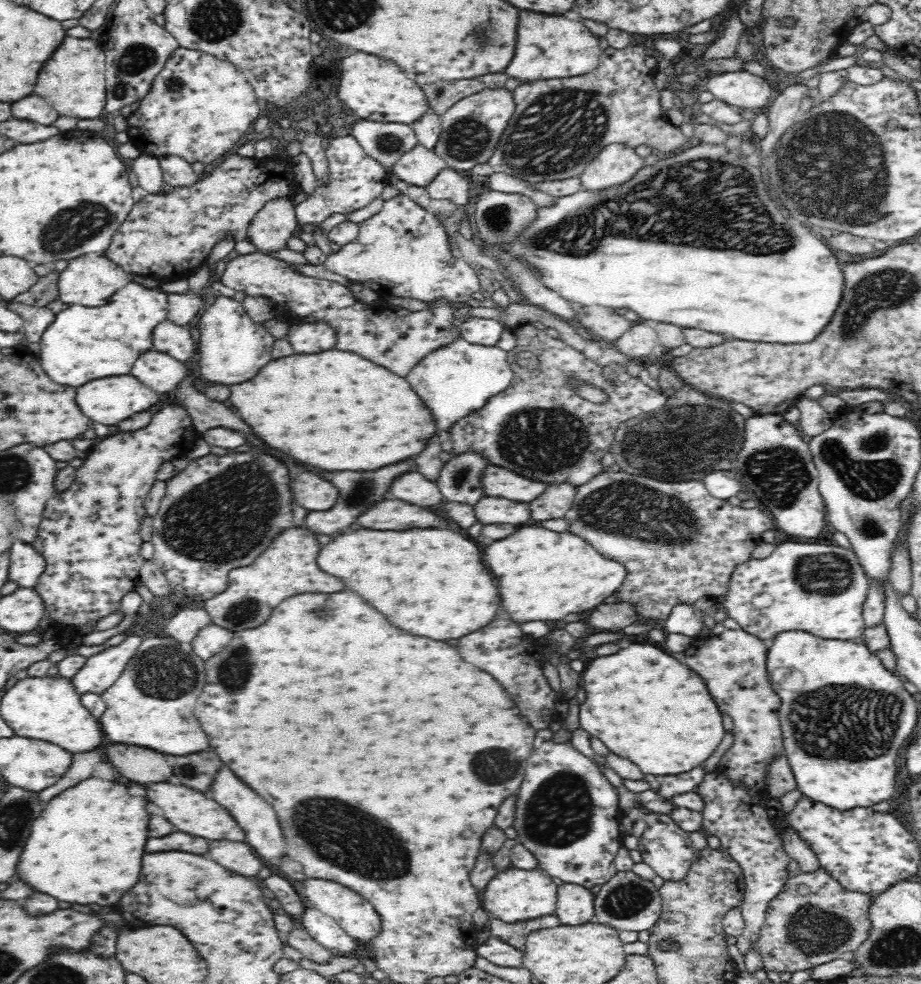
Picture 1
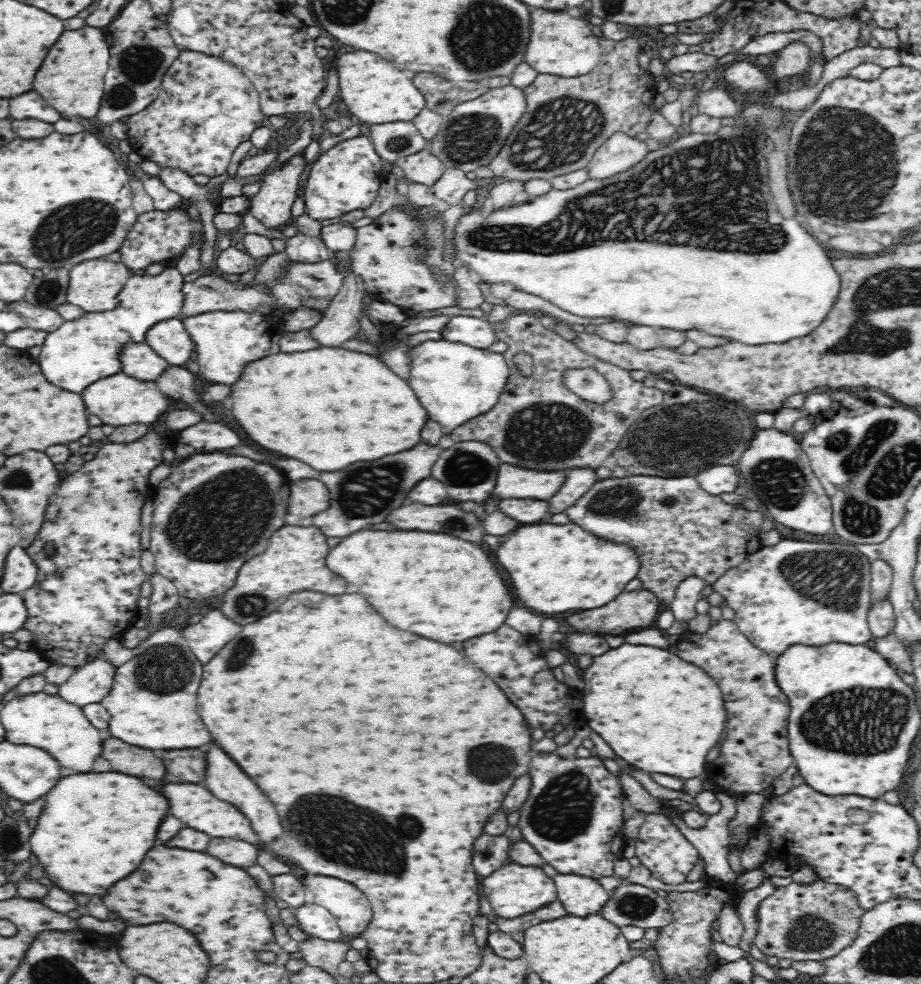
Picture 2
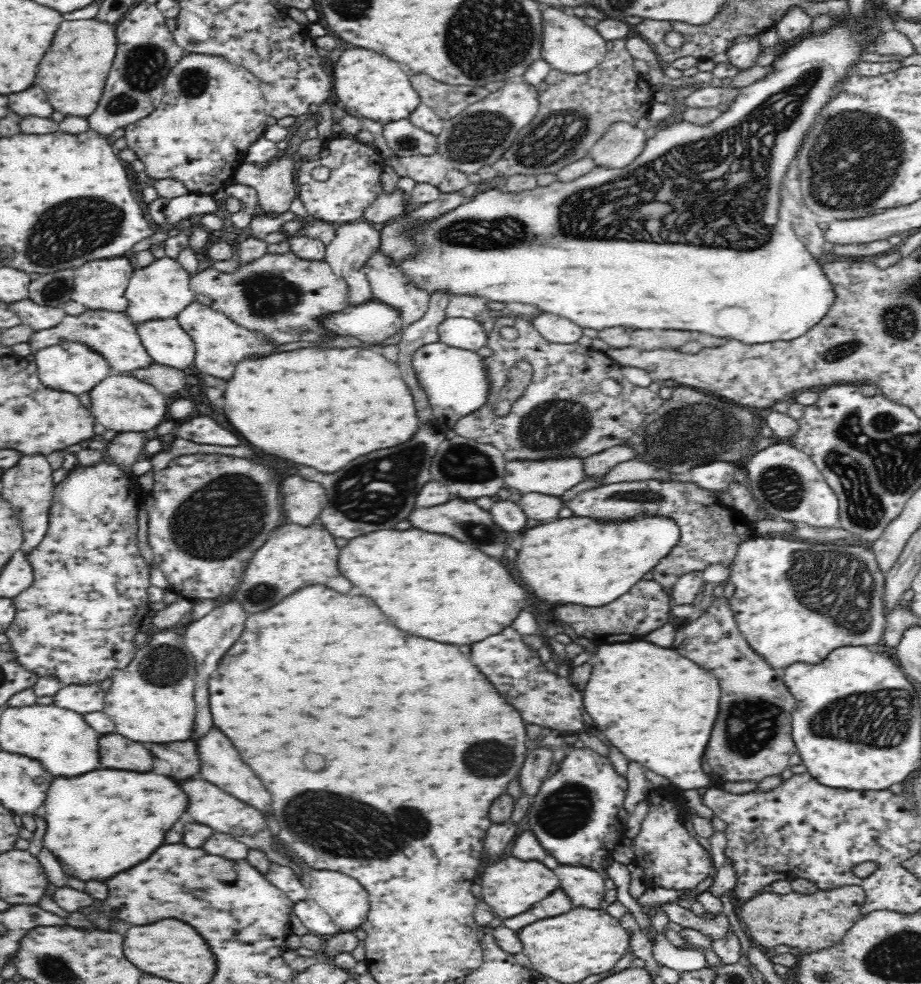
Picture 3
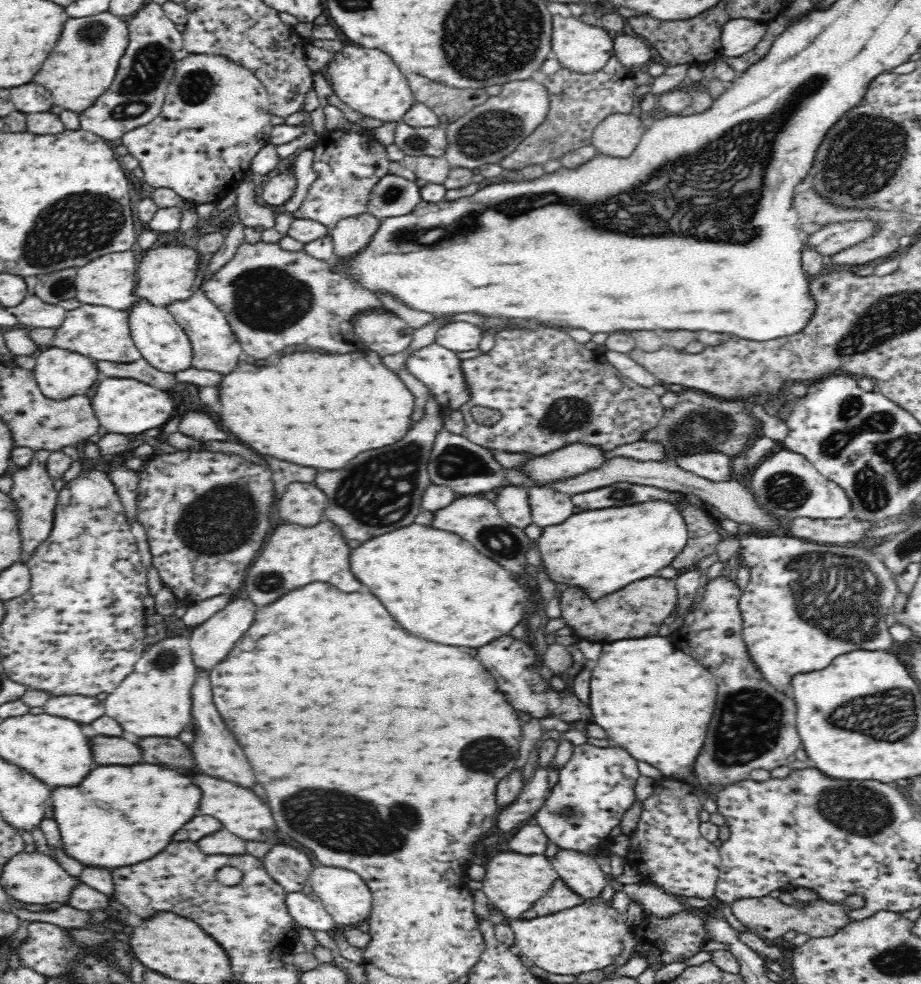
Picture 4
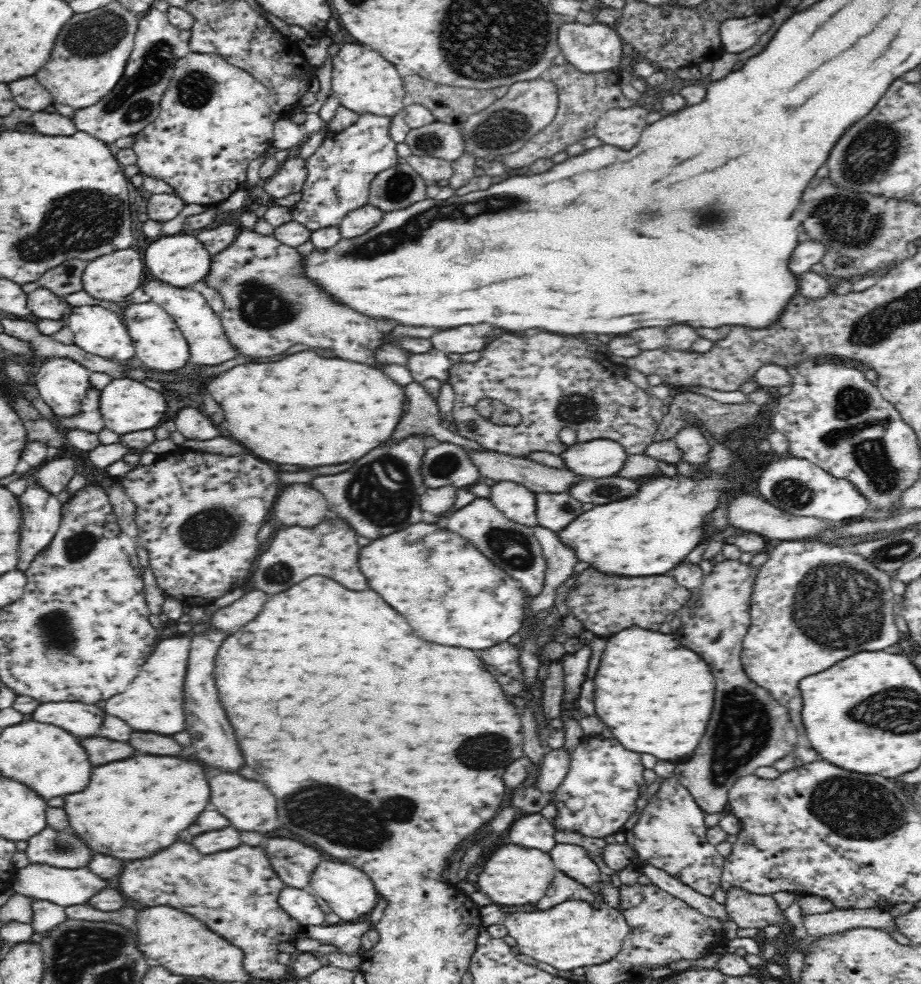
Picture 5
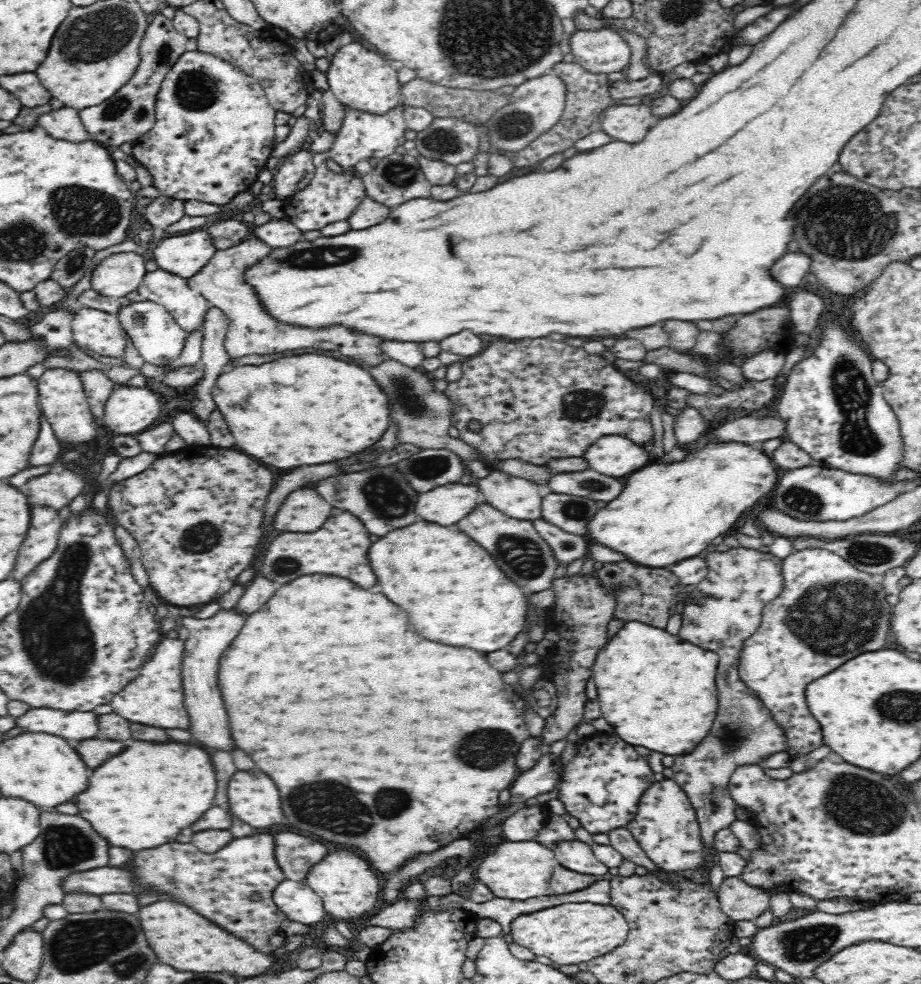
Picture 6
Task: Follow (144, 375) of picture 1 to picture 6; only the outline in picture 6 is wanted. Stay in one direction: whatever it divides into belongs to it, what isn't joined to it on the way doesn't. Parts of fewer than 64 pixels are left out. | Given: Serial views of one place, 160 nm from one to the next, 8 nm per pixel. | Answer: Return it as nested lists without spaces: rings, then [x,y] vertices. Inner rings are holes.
[[[82,306],[74,318],[73,340],[77,345],[112,358],[120,358],[126,352],[128,335],[124,332],[117,313],[110,314]]]

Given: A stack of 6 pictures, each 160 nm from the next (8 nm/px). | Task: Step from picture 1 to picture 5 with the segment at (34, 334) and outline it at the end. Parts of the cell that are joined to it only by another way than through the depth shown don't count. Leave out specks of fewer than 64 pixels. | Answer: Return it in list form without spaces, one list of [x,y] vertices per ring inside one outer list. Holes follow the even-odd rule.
[[[43,286],[27,295],[27,307],[39,320],[65,319],[73,309],[63,298]]]

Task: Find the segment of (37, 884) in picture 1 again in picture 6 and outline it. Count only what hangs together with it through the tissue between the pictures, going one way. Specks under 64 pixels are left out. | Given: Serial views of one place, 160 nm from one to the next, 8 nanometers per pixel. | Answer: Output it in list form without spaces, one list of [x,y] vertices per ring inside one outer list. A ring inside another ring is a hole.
[[[134,740],[118,756],[94,770],[86,792],[76,796],[79,815],[88,820],[96,832],[108,838],[110,846],[124,846],[130,850],[154,848],[172,842],[184,826],[190,826],[200,814],[204,814],[216,794],[216,772],[206,750],[194,744],[180,742],[144,742]]]

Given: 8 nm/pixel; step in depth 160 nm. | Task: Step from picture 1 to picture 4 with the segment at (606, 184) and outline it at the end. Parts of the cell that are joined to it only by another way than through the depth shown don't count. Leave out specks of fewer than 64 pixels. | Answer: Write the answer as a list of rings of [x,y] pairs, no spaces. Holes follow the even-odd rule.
[[[614,112],[598,123],[591,144],[599,154],[628,158],[647,130],[641,119],[633,113]]]

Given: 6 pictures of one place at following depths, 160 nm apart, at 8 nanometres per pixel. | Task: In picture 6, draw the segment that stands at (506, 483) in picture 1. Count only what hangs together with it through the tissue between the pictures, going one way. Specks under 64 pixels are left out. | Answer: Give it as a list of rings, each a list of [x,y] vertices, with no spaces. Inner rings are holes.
[[[610,434],[598,438],[596,444],[588,448],[584,458],[588,460],[590,468],[594,468],[600,474],[626,478],[626,474],[646,466],[653,457],[648,456],[644,446],[632,442],[625,436]]]

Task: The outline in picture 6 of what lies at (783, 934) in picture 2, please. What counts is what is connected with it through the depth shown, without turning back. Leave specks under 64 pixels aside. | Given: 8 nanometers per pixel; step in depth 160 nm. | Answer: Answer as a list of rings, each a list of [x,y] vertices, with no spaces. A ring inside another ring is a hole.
[[[739,876],[725,877],[717,891],[718,902],[723,913],[728,915],[732,922],[737,920],[753,920],[760,916],[766,908],[771,908],[771,892],[764,889],[752,887]]]

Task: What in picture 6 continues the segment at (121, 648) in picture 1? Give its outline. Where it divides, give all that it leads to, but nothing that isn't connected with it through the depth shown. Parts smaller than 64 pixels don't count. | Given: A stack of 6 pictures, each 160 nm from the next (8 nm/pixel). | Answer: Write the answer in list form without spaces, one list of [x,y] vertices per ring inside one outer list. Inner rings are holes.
[[[31,708],[26,714],[14,717],[14,724],[22,730],[21,733],[50,733],[50,735],[62,736],[66,740],[86,740],[86,738],[94,738],[98,732],[96,714],[92,711],[68,712],[52,708]]]

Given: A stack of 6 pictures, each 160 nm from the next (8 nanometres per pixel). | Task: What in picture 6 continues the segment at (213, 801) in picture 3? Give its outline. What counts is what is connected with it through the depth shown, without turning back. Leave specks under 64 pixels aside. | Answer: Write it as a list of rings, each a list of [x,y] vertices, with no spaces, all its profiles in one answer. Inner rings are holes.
[[[262,770],[236,772],[228,782],[230,810],[250,826],[268,828],[284,820],[280,792]]]

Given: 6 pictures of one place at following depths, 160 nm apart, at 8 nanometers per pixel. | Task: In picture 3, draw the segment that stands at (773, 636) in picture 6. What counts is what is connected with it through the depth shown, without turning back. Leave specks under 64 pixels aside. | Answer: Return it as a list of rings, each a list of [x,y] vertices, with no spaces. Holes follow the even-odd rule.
[[[776,535],[754,538],[744,538],[738,548],[736,548],[736,556],[731,563],[731,574],[728,582],[734,582],[736,590],[729,598],[731,610],[734,614],[734,619],[739,626],[740,632],[743,634],[748,645],[760,657],[766,659],[766,663],[770,664],[773,670],[783,670],[790,668],[791,664],[795,662],[802,662],[806,664],[820,664],[826,657],[836,651],[838,648],[846,646],[864,646],[881,644],[884,638],[884,630],[886,628],[886,606],[883,601],[884,591],[882,587],[885,585],[885,571],[879,567],[876,555],[873,549],[862,547],[859,545],[848,546],[834,546],[834,544],[806,544],[806,542],[792,542],[786,538],[774,538]]]

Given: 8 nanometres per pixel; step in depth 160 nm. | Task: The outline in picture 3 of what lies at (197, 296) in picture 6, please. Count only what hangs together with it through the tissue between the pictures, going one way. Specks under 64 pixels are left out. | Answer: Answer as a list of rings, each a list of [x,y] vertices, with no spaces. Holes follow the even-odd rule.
[[[197,300],[191,302],[184,310],[178,312],[175,316],[181,327],[191,336],[195,344],[194,366],[198,372],[216,376],[216,378],[226,378],[234,374],[238,362],[242,362],[248,356],[254,356],[256,350],[258,354],[272,354],[274,348],[270,343],[266,343],[262,333],[254,333],[250,329],[242,327],[230,320],[223,312],[214,310]]]

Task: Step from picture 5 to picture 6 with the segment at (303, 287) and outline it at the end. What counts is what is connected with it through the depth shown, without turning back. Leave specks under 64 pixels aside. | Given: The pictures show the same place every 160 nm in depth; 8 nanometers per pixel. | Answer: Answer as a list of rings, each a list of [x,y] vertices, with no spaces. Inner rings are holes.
[[[250,236],[226,250],[217,250],[206,266],[187,279],[190,288],[200,293],[210,306],[223,310],[229,319],[224,346],[231,359],[242,358],[248,354],[274,354],[274,352],[296,350],[296,348],[322,348],[322,350],[338,350],[344,356],[350,356],[364,366],[376,366],[384,362],[380,350],[380,342],[382,342],[380,338],[350,332],[344,326],[332,326],[328,330],[306,330],[306,328],[282,324],[272,316],[268,316],[260,304],[260,299],[256,297],[254,287],[244,281],[244,270],[263,260],[262,258],[270,250],[272,247],[266,245],[264,241]]]

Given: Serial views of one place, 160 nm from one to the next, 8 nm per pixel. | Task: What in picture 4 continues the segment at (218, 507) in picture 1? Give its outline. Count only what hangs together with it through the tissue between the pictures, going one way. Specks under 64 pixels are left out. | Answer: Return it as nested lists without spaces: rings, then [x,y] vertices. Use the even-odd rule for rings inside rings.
[[[174,452],[174,454],[162,454],[156,460],[148,462],[138,477],[140,480],[138,480],[137,521],[146,531],[153,567],[158,570],[162,584],[168,586],[176,594],[176,598],[180,598],[180,600],[194,598],[194,602],[196,600],[200,602],[204,598],[214,598],[220,594],[231,595],[232,592],[240,590],[240,586],[246,578],[248,566],[254,562],[256,554],[260,552],[260,548],[270,532],[270,508],[274,502],[274,482],[272,482],[270,470],[266,466],[252,464],[240,456],[228,456],[222,452]]]

